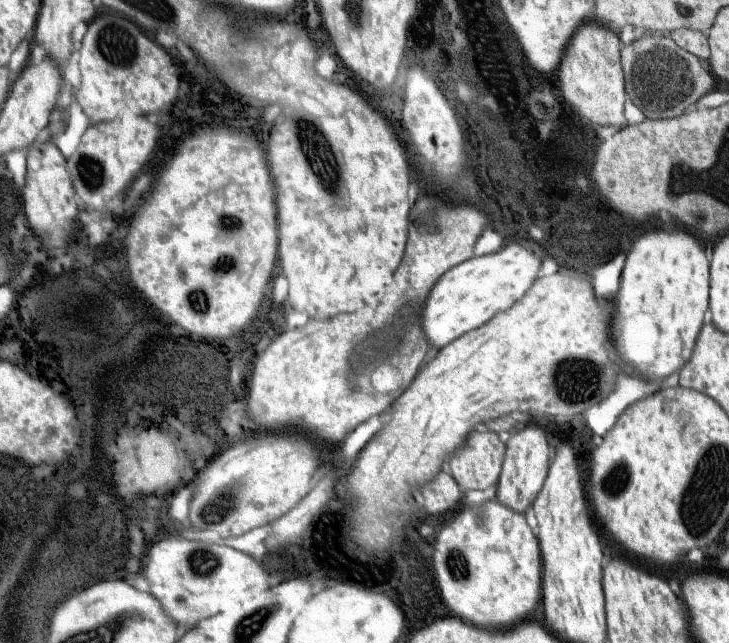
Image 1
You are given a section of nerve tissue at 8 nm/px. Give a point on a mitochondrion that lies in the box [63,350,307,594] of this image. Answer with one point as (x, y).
(202, 563)

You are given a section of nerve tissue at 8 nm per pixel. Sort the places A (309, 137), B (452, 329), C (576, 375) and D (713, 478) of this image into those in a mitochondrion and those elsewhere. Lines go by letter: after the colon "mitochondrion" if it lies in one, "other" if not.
A: mitochondrion
B: other
C: mitochondrion
D: mitochondrion

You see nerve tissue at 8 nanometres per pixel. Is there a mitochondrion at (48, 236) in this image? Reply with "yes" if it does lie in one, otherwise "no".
no

